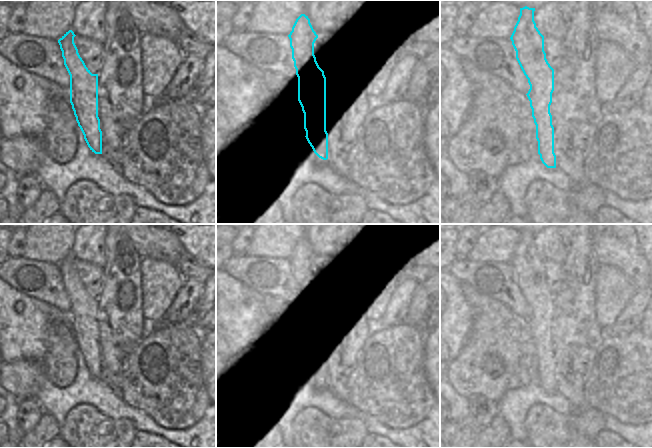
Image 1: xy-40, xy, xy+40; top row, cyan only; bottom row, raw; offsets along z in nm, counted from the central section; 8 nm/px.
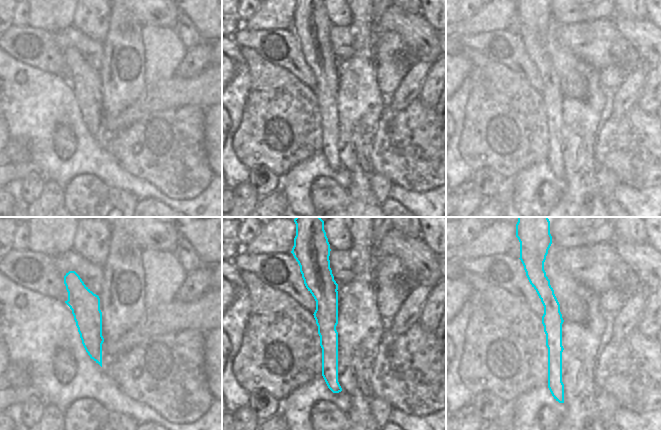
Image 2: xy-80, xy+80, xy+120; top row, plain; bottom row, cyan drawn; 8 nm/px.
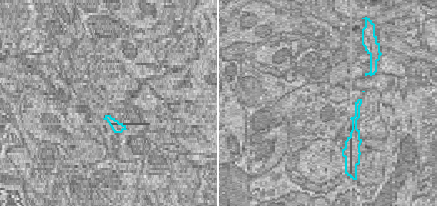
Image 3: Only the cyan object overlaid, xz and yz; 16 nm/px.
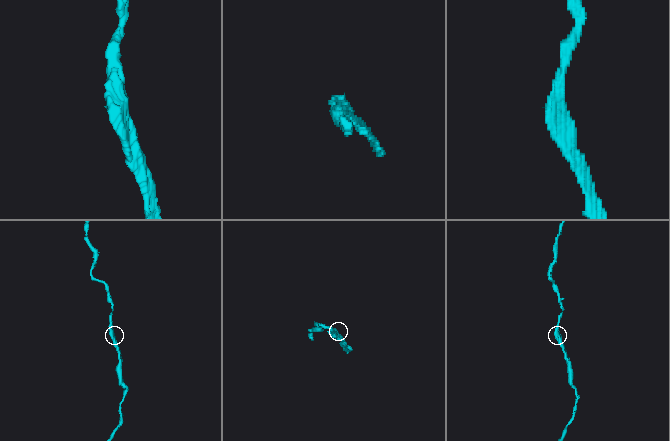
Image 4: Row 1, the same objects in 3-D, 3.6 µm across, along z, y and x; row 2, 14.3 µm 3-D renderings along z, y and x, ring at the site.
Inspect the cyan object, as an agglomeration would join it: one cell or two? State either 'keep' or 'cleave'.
cleave

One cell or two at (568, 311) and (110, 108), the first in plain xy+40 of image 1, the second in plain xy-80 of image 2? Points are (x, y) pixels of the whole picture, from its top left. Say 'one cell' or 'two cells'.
one cell

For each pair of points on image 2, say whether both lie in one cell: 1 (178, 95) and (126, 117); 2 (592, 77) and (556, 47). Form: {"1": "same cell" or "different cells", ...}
{"1": "same cell", "2": "different cells"}

